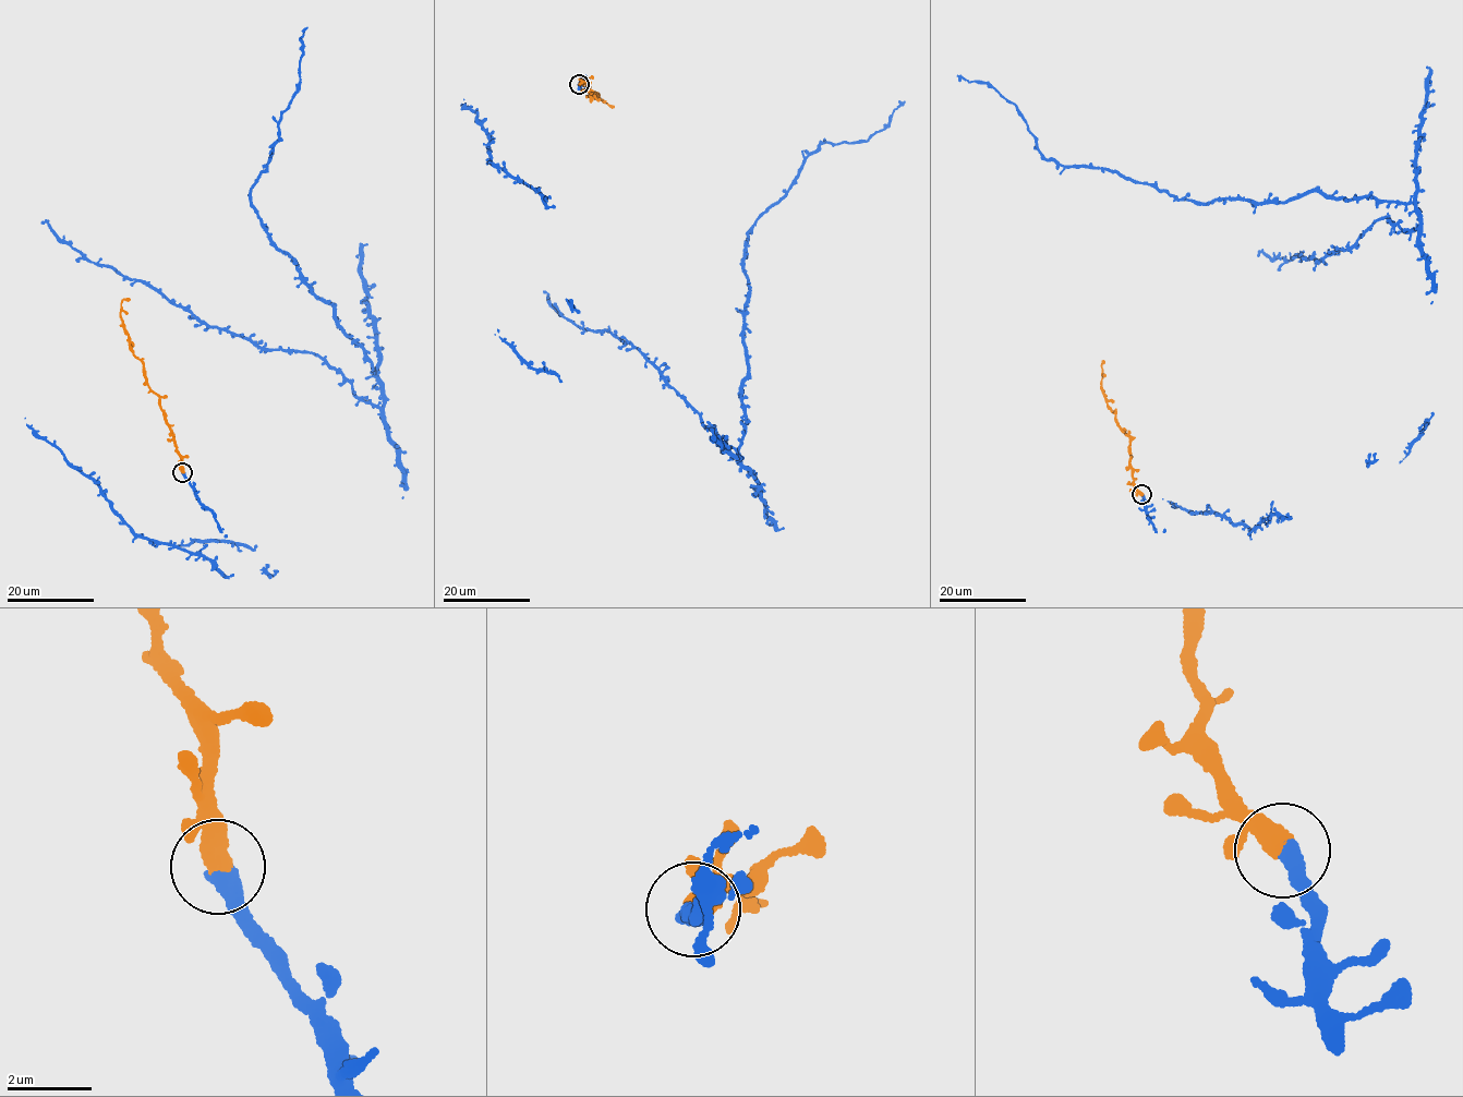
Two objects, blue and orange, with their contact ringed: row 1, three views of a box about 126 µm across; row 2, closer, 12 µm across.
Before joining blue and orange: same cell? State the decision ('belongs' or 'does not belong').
belongs

